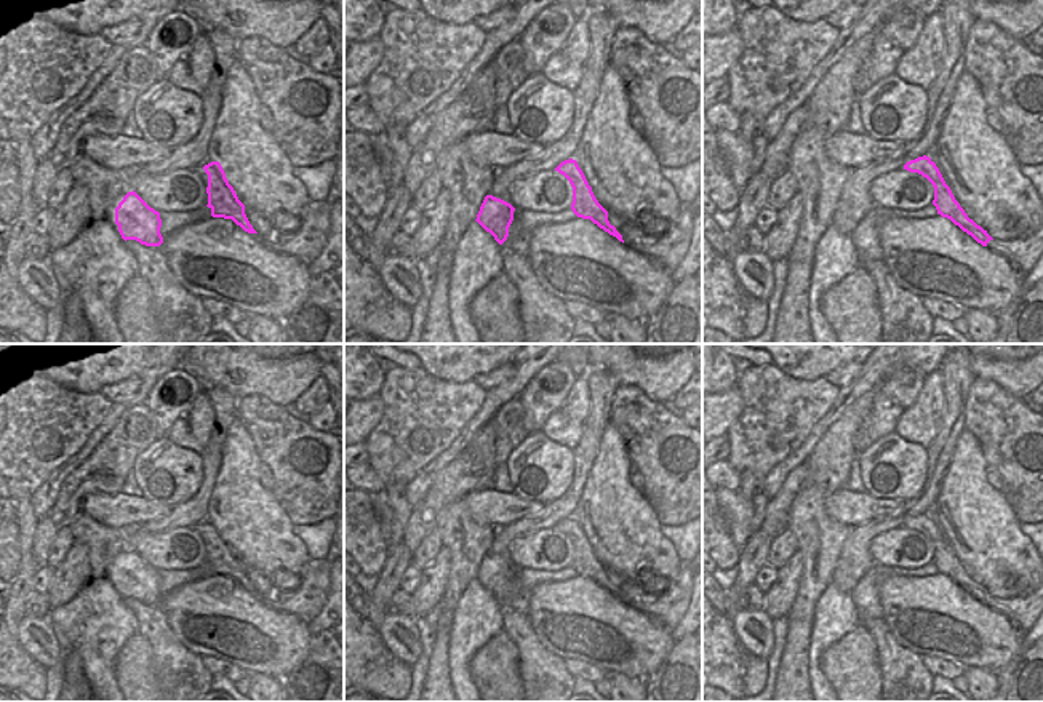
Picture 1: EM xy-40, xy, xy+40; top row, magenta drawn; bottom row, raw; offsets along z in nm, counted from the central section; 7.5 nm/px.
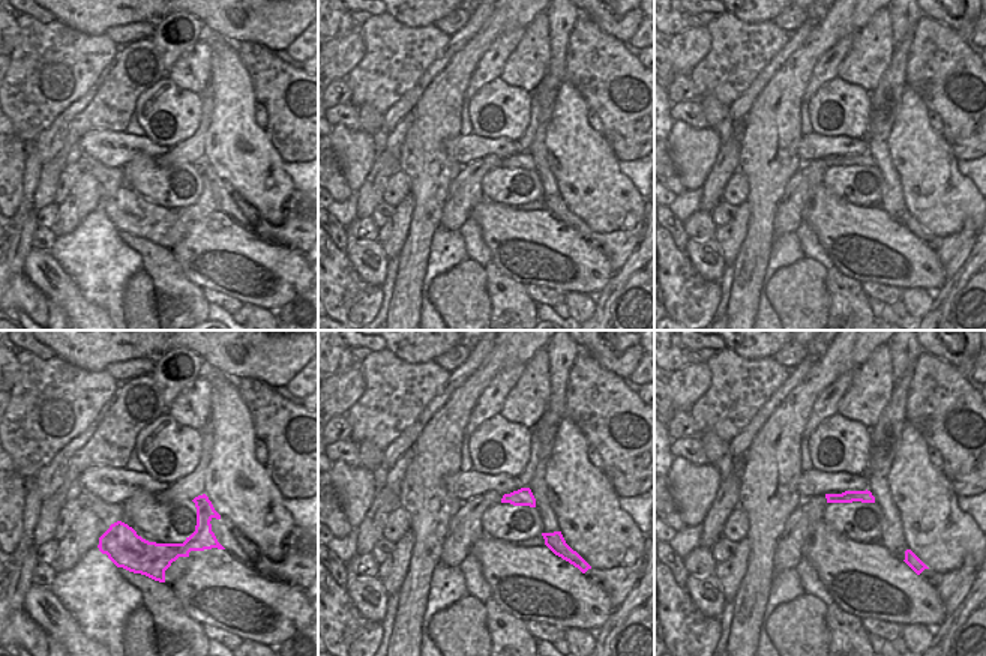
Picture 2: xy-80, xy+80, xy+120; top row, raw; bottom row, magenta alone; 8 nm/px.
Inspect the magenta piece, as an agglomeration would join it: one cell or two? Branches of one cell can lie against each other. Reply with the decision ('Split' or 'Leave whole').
Split

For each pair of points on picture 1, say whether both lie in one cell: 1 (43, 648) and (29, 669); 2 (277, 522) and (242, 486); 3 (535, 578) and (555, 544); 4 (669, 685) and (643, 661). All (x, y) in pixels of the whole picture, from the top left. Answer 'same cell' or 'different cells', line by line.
1: different cells
2: same cell
3: different cells
4: different cells

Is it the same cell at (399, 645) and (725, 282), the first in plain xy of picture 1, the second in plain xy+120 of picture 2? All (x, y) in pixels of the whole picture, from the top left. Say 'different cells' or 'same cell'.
different cells

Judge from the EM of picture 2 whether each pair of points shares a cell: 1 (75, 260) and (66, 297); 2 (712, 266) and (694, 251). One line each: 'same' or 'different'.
1: different
2: same

